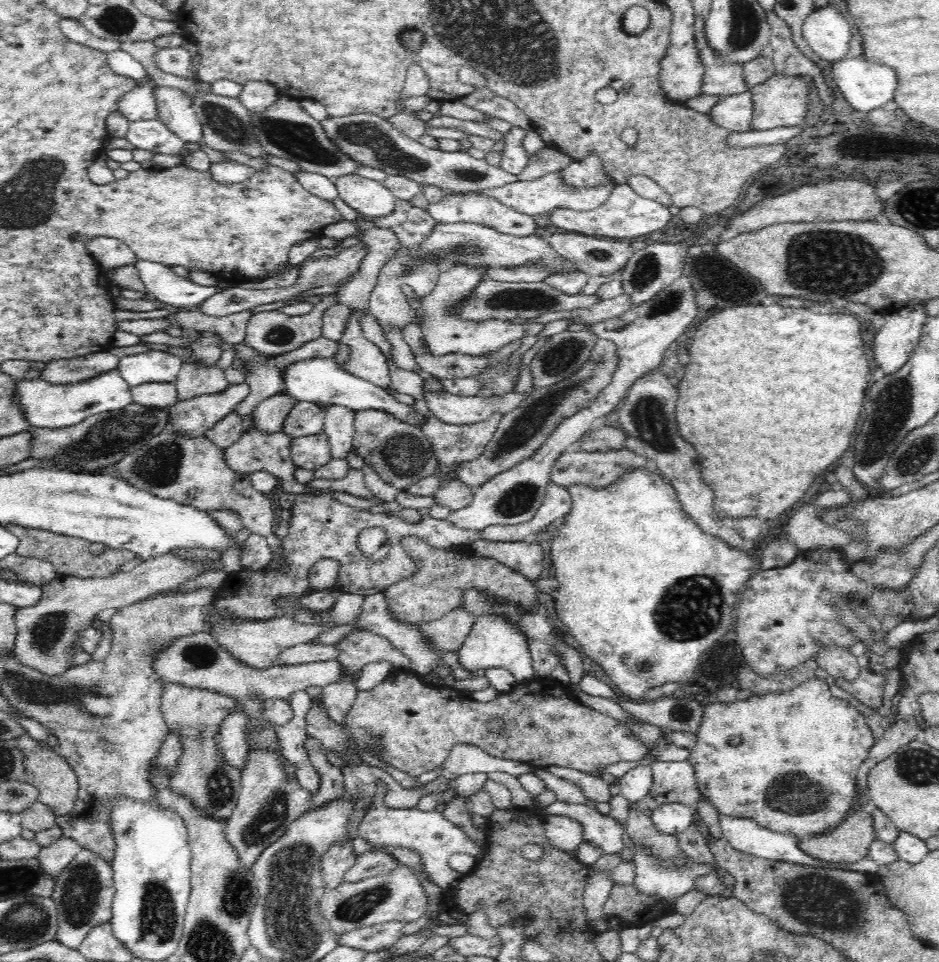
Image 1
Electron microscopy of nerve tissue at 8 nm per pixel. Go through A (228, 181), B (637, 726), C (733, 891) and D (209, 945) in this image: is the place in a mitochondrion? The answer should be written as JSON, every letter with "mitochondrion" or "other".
{"A":"other","B":"other","C":"other","D":"mitochondrion"}

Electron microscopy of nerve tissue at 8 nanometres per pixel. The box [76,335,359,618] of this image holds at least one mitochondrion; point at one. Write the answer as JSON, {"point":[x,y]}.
{"point":[158,465]}

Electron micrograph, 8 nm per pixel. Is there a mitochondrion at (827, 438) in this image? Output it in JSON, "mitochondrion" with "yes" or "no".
{"mitochondrion":"no"}

